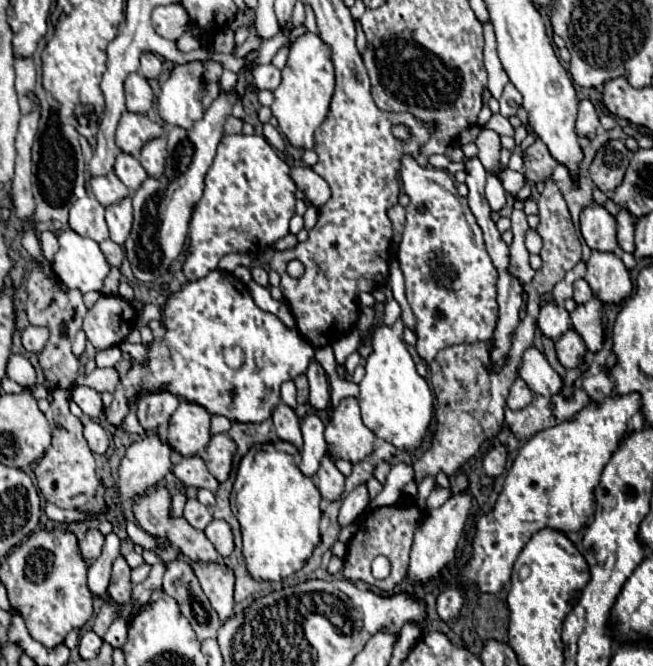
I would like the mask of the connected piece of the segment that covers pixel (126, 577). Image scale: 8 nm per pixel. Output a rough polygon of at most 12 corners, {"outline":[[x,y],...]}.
{"outline":[[124,557],[112,567],[108,595],[116,603],[132,599],[130,567]]}

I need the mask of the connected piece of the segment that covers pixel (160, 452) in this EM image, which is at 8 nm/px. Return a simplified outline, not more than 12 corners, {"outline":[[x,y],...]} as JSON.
{"outline":[[162,435],[132,443],[120,463],[116,505],[154,487],[172,469],[172,449]]}

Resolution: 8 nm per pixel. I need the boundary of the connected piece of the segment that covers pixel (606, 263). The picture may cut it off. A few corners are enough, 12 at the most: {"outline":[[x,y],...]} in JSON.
{"outline":[[592,251],[586,277],[606,305],[626,299],[632,281],[614,253]]}

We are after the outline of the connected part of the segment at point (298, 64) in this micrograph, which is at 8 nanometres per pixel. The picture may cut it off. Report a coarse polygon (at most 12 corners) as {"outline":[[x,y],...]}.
{"outline":[[292,43],[272,115],[296,149],[314,149],[334,93],[330,49]]}

